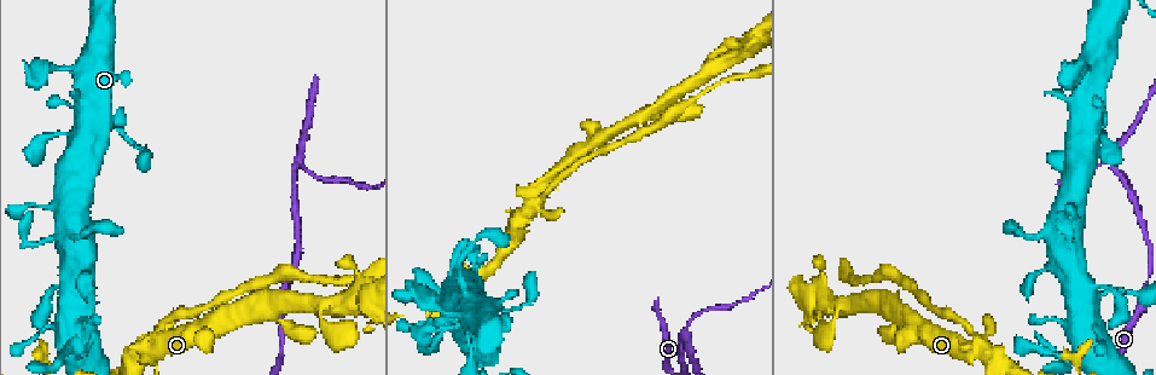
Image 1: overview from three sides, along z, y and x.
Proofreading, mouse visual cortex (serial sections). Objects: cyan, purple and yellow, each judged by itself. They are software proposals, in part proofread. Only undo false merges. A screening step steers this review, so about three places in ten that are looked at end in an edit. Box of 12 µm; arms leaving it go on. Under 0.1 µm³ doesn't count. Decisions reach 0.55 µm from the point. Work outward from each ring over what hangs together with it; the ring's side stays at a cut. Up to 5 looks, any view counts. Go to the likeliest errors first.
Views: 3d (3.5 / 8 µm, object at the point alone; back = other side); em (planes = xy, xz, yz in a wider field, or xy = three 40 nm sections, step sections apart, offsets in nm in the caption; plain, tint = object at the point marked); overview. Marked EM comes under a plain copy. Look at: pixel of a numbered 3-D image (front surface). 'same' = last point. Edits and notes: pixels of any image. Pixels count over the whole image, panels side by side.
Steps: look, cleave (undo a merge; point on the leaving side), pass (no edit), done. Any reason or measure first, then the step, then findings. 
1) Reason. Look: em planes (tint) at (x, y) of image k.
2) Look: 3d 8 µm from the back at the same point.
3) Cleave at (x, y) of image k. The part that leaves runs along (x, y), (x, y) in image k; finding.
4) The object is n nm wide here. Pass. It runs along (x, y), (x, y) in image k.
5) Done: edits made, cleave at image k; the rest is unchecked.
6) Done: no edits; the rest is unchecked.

Abrupt turn. Look: 3d 8 µm at (974, 347) of image 1.

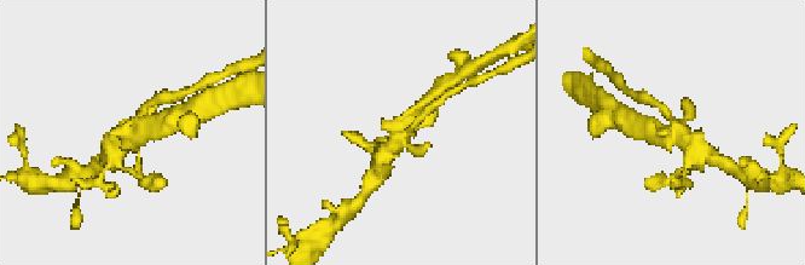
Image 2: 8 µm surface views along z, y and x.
Closer look. Look: 3d 3.5 µm at (130, 132) of image 2.

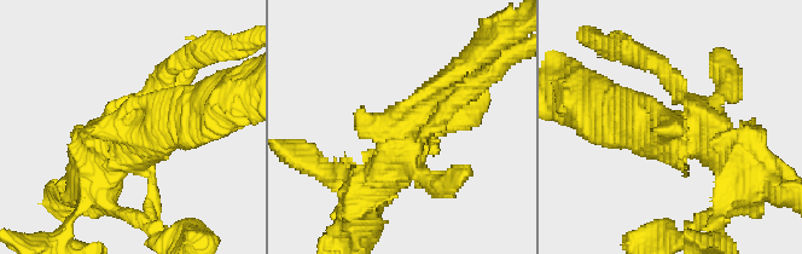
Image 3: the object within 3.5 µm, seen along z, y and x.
Look: em xy step 5 (tint) at (690, 128) of image 3.

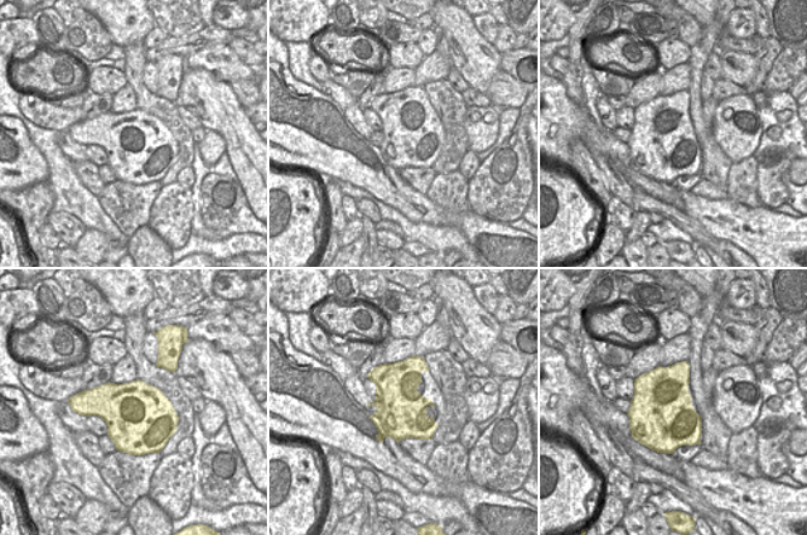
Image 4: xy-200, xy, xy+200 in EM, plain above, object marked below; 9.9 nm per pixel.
Cleave at (648, 61) of image 3. The part that leaves runs along (676, 86), (643, 52), (605, 45) in image 3; two cells meet here.

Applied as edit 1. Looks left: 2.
Look: 3d 3.5 µm at (92, 114) of image 1.

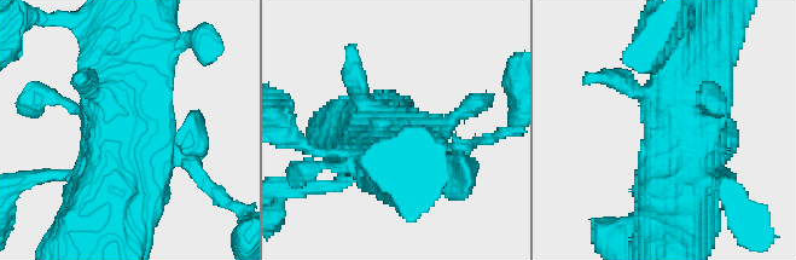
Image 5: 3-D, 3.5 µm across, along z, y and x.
Look: em xy step 3 (tint) at (686, 128) of image 5.

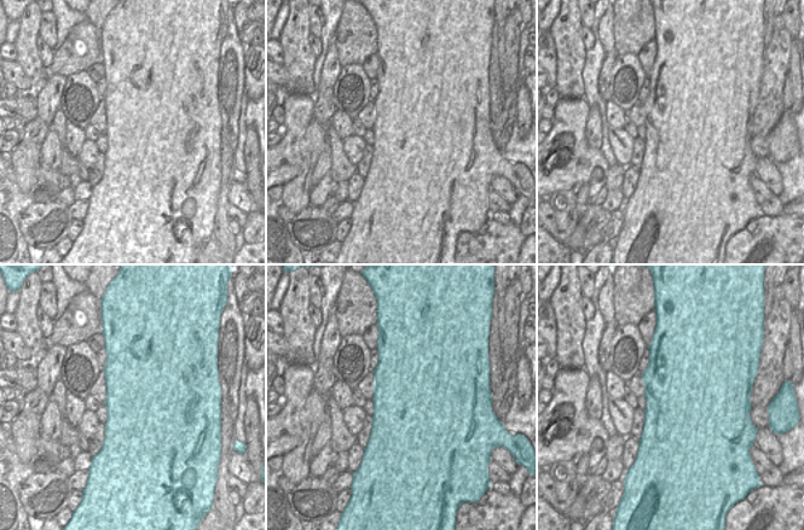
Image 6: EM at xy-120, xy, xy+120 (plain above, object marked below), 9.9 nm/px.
Pass. It runs along (154, 46), (121, 94), (121, 173) in image 5; one cell here.

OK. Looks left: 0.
Done: edits made, cleave at image 3; the rest is unchecked.

